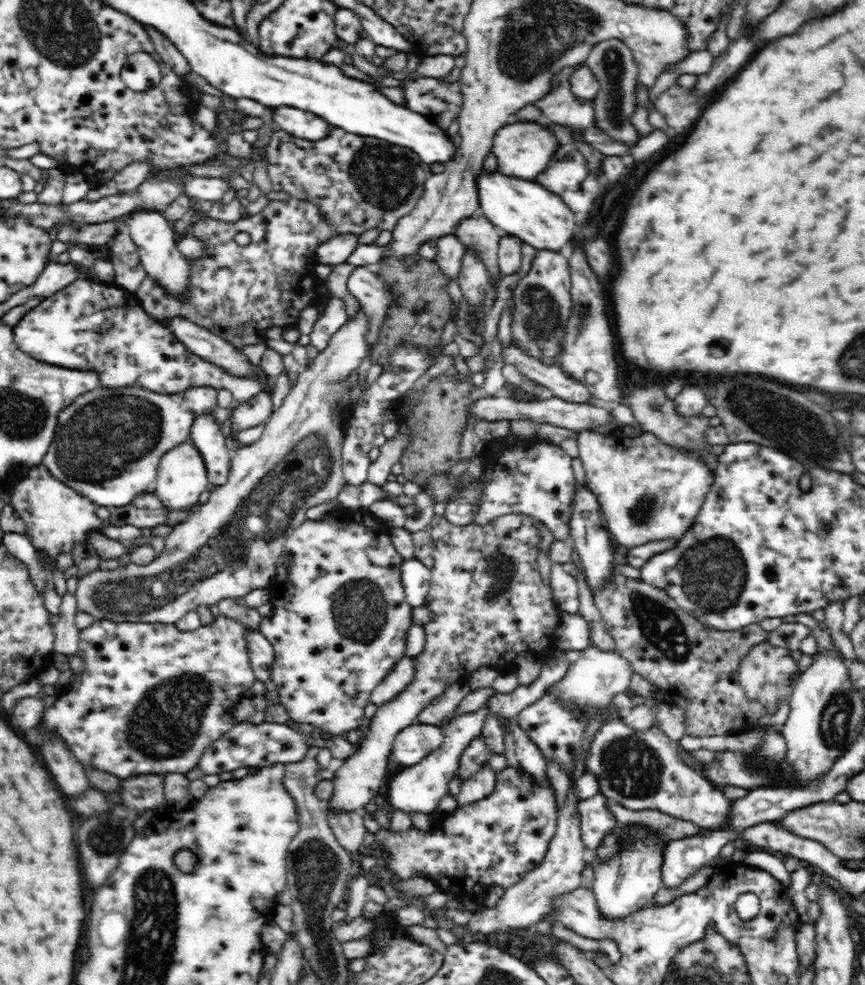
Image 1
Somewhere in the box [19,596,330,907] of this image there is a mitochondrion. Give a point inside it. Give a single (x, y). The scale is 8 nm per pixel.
(165, 723)

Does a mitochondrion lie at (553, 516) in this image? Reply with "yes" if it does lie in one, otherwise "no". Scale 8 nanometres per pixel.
no

